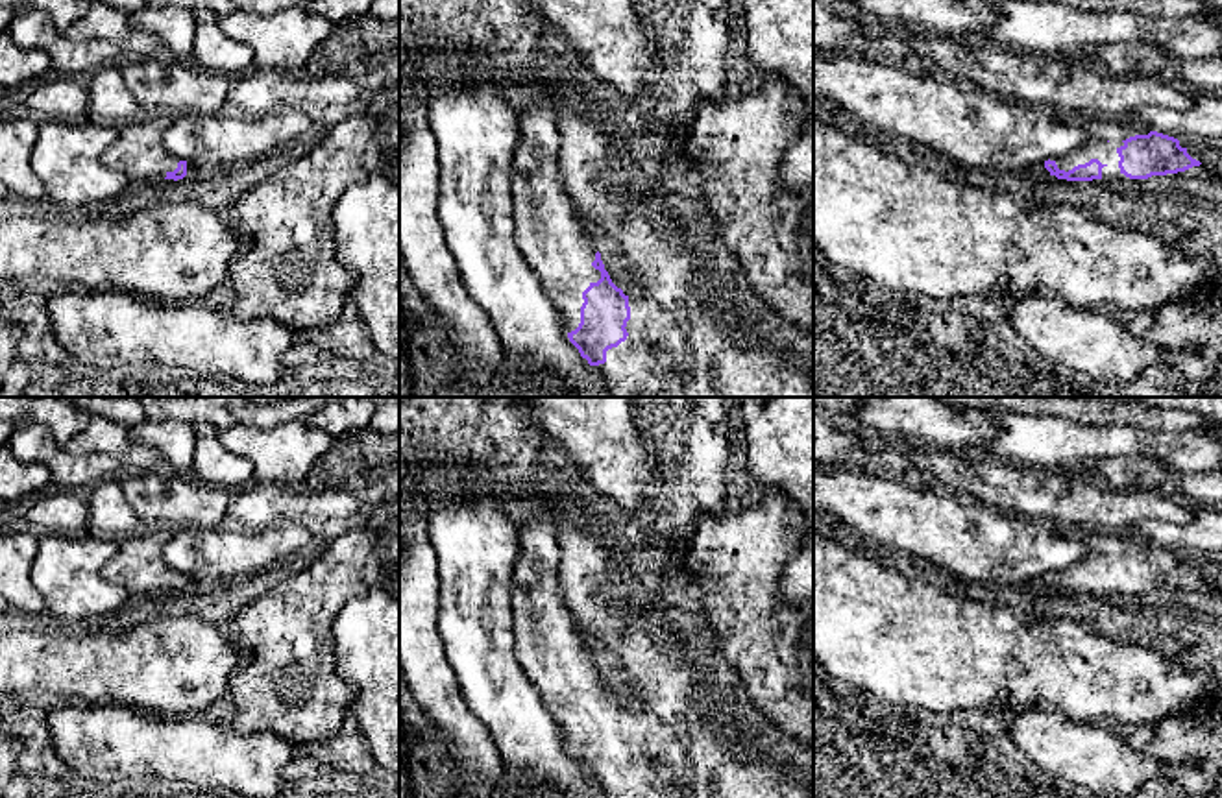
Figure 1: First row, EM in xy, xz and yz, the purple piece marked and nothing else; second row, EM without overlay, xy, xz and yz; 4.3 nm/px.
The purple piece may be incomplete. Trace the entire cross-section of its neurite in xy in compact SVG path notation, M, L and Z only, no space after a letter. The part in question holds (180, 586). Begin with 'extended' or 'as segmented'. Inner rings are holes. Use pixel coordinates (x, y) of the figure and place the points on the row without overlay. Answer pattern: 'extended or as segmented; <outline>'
extended; M141 530L118 541L116 554L102 569L102 576L126 589L131 597L183 593L187 574L176 571L163 556L170 532Z

